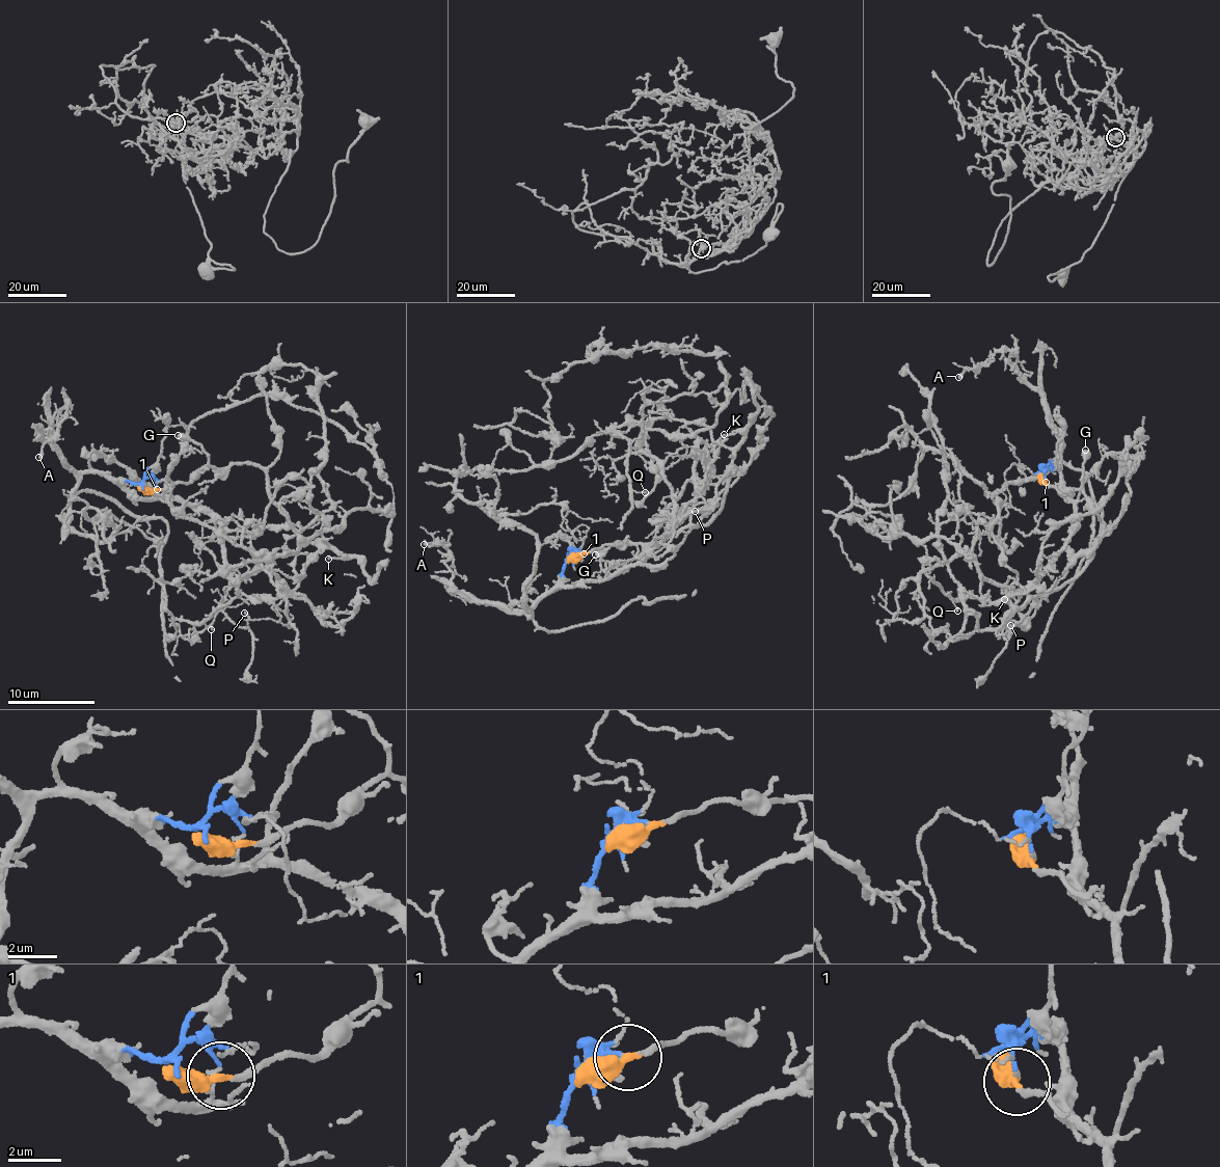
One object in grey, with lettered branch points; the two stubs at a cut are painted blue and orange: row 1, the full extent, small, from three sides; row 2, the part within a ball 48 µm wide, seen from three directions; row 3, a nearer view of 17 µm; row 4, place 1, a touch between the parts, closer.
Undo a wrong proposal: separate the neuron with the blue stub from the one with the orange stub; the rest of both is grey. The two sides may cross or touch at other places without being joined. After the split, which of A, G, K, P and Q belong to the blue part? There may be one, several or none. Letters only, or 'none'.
A, P, Q

